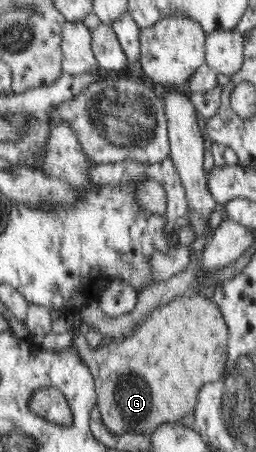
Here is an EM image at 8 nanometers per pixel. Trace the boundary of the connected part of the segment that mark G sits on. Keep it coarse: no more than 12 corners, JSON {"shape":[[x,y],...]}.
{"shape":[[209,294],[151,311],[123,341],[71,347],[105,429],[151,434],[223,378]]}

